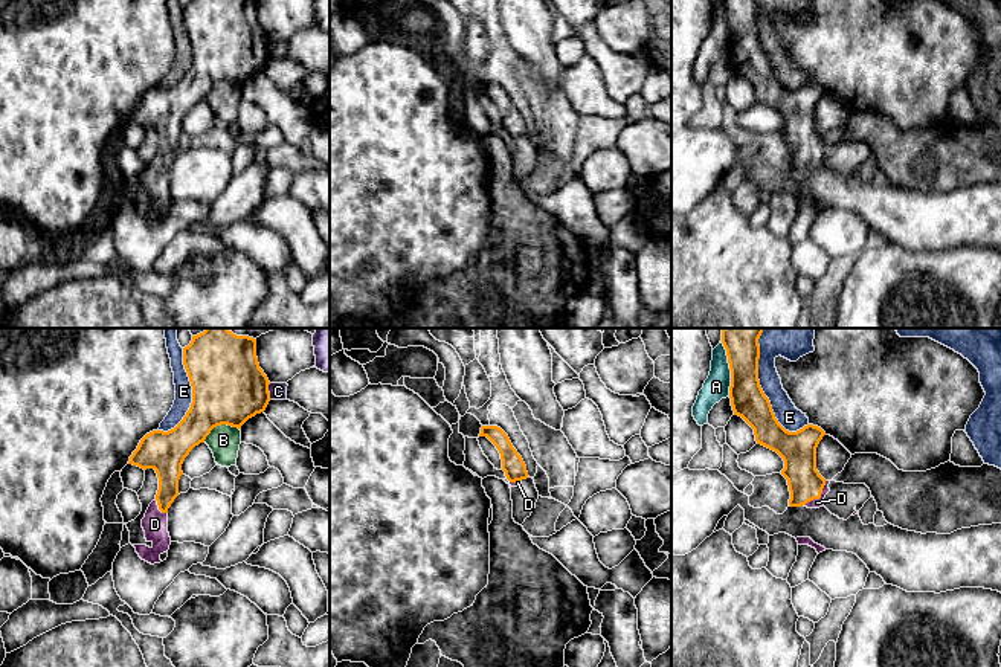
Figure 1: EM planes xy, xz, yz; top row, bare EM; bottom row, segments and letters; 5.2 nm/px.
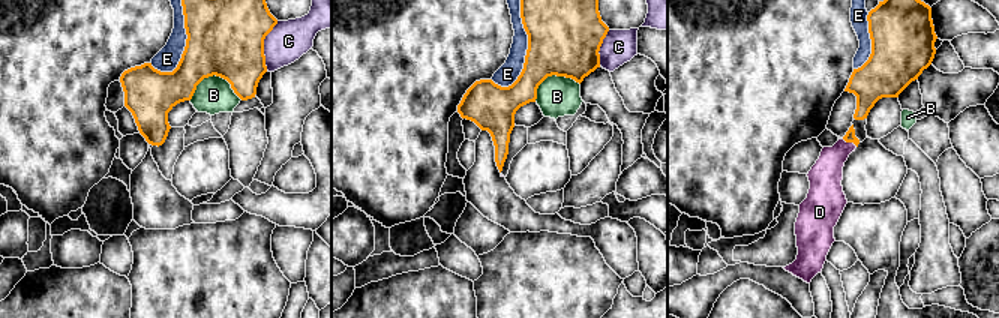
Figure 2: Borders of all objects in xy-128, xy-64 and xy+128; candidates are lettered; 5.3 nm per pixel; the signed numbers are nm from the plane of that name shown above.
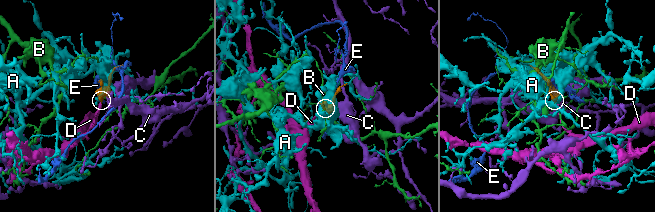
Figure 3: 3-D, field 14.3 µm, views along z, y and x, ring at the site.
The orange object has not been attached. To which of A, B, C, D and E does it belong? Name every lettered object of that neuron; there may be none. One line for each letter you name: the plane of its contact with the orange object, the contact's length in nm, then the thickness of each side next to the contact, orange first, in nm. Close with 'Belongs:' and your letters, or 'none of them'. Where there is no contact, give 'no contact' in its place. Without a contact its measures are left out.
D: yz | 180 nm | 180/50 nm
Belongs: D

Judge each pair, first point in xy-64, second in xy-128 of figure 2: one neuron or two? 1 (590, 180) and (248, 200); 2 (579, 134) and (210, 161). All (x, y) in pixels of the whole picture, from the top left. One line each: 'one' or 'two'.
1: two
2: two

